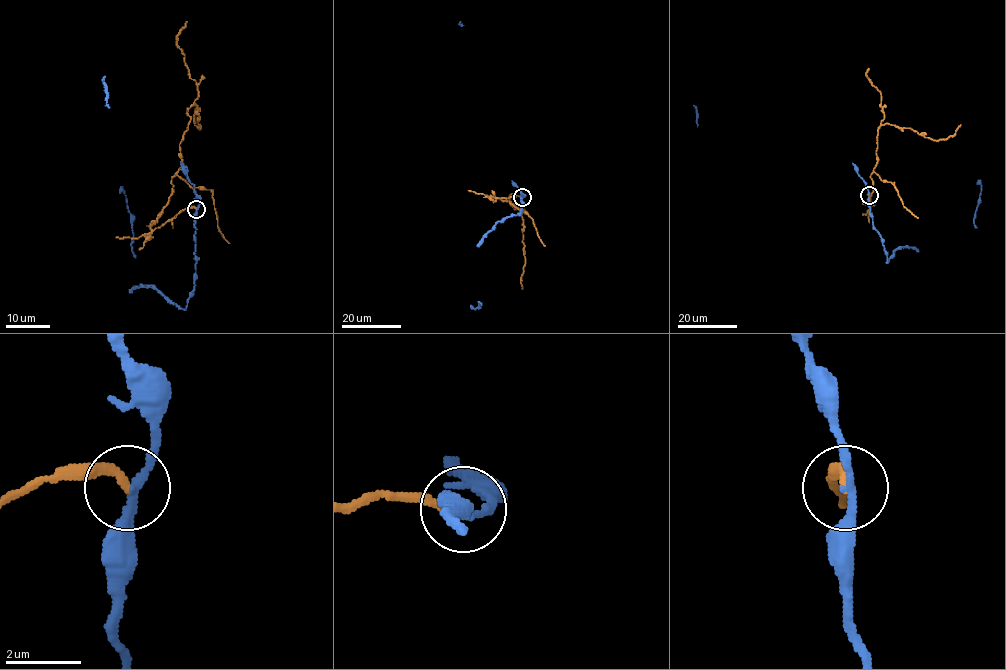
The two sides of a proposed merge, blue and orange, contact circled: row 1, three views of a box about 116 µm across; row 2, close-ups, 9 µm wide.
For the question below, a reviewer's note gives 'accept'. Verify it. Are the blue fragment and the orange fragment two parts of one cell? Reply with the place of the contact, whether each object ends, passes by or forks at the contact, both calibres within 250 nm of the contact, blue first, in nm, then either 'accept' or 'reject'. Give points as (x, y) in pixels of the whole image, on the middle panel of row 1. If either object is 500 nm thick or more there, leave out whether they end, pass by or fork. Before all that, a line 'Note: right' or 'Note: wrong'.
Note: wrong
(522, 197) | blue passes by | orange ends | 190/240 nm | reject

